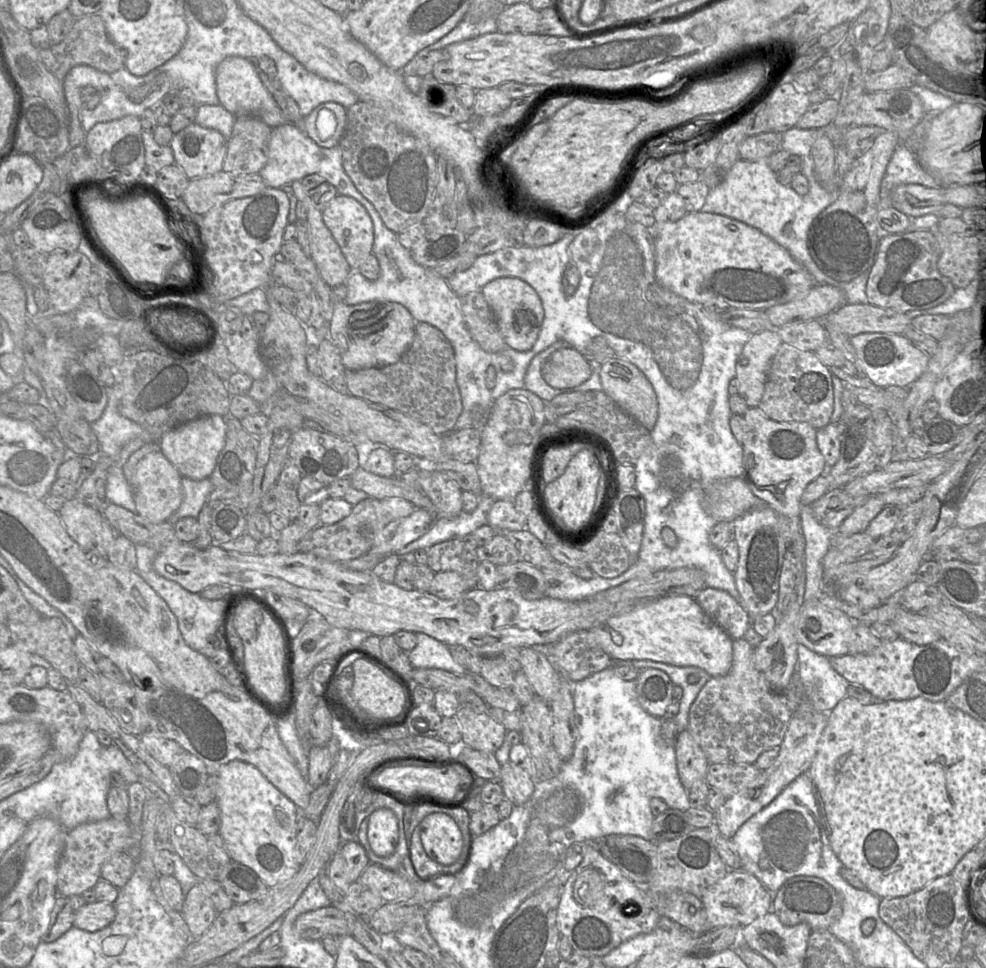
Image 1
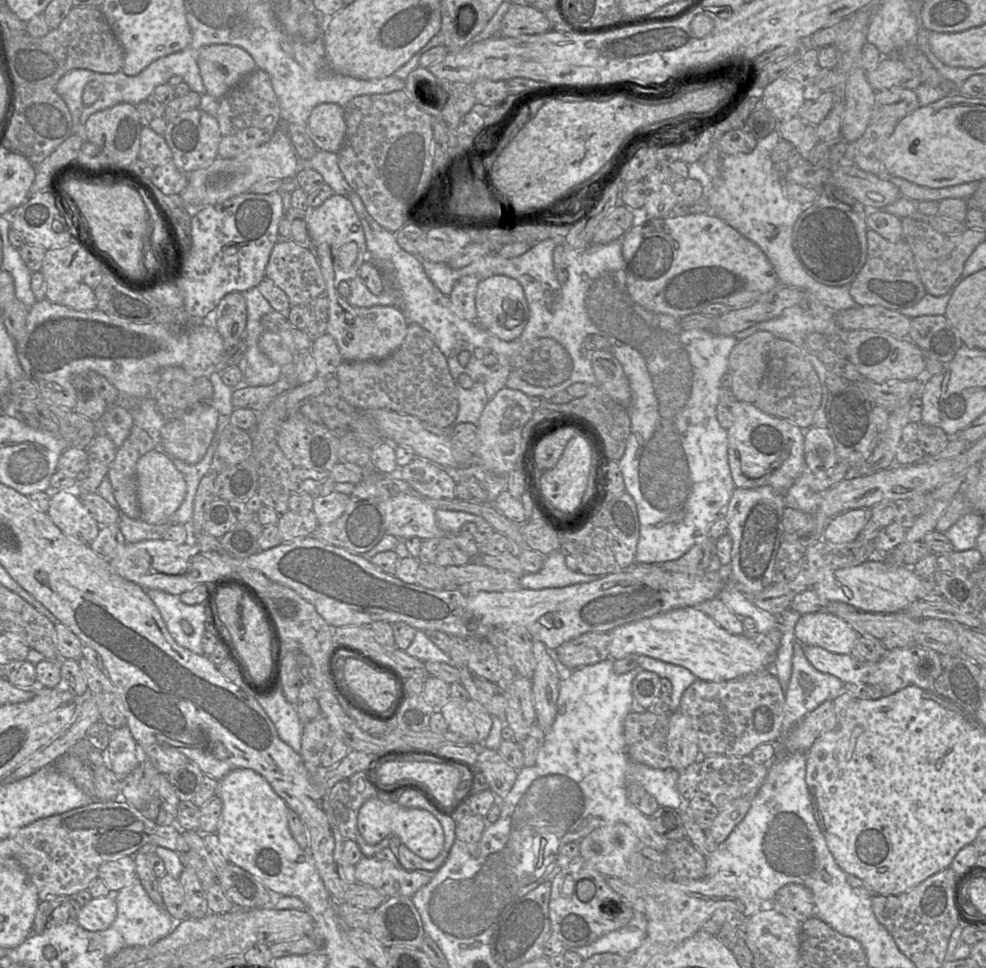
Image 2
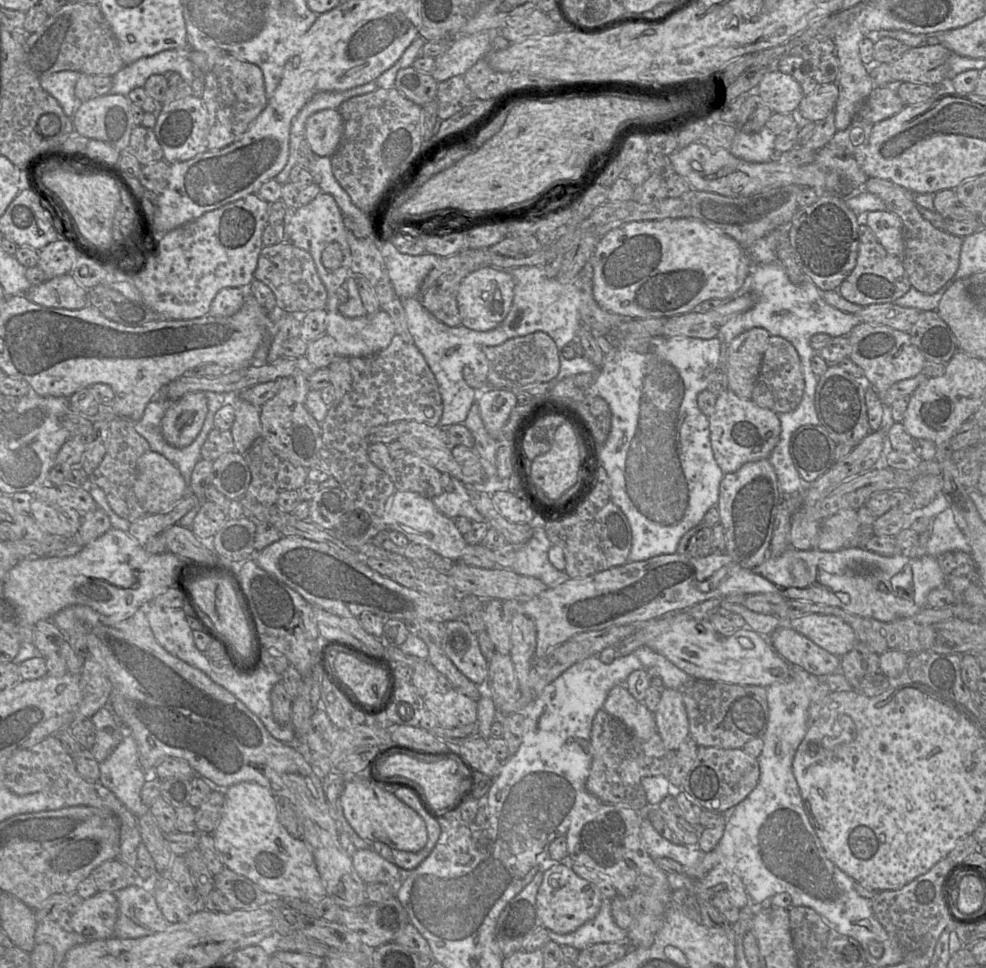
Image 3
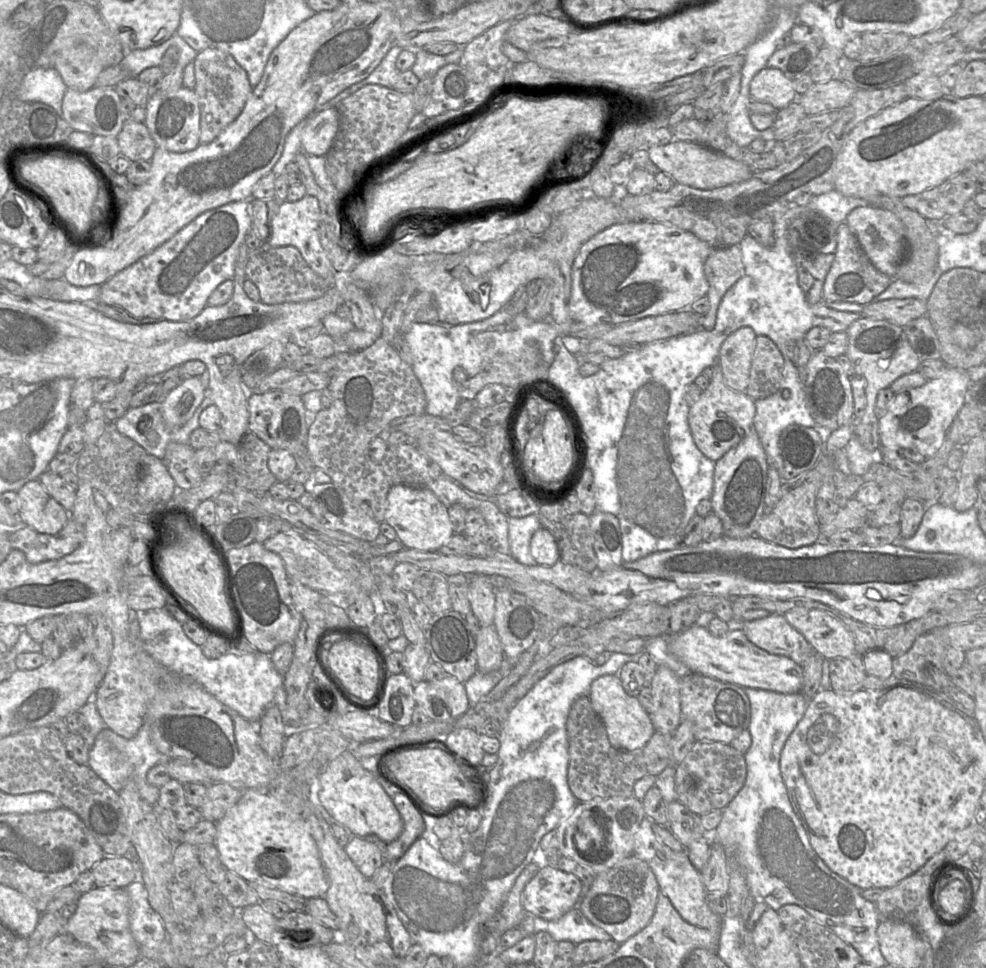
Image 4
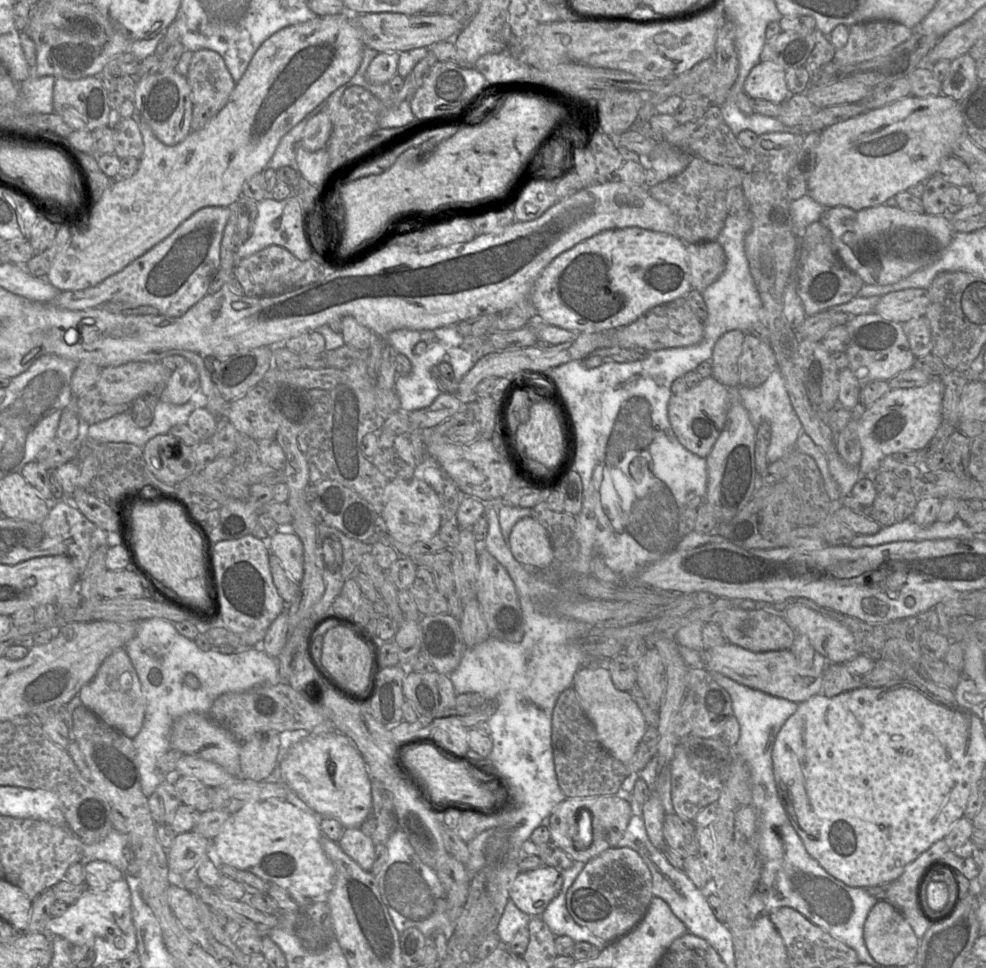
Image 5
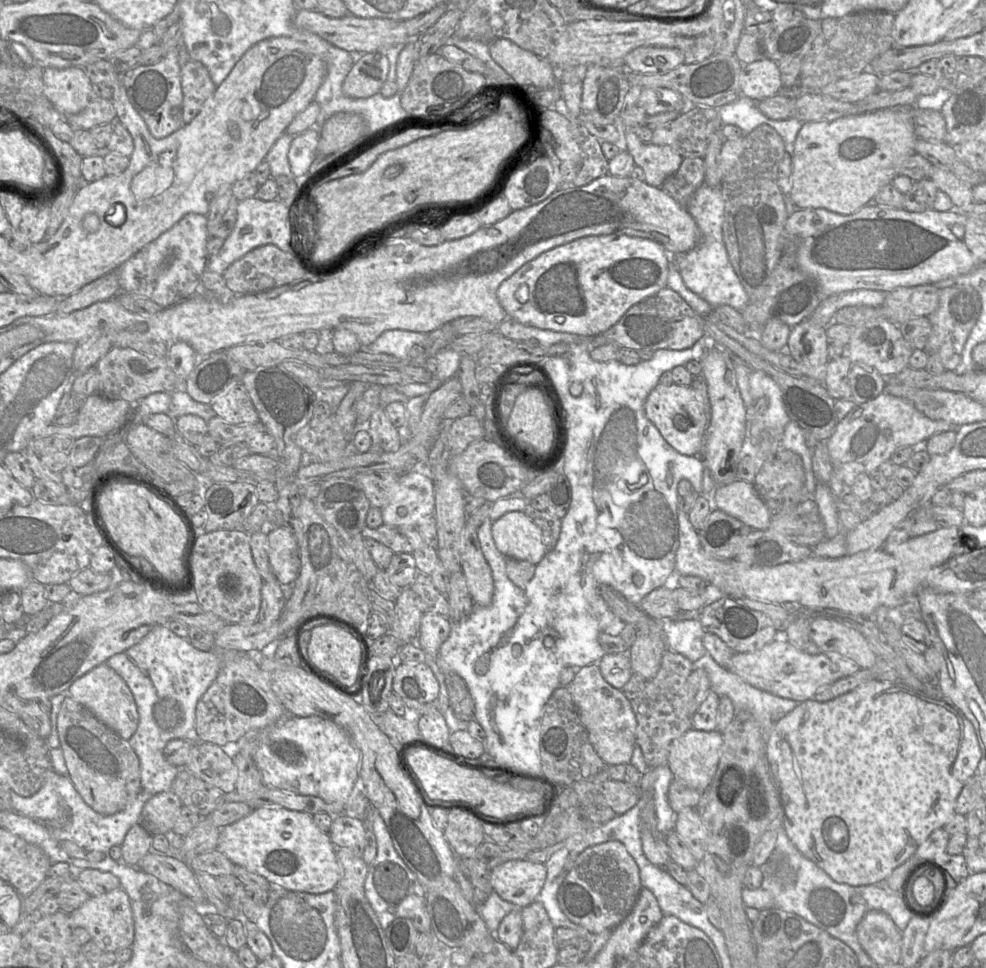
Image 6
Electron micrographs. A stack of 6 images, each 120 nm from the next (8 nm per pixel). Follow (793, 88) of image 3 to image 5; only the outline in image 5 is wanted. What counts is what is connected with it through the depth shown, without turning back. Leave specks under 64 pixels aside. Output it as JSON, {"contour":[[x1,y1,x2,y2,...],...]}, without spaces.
{"contour":[[760,61,749,72,744,82,744,92,753,100,783,103,790,96,785,70,775,64]]}

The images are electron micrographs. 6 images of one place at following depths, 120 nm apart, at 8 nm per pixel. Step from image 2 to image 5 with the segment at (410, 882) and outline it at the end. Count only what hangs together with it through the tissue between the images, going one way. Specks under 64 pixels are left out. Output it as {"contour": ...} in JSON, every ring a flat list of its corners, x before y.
{"contour":[[360,827,345,828,338,841,342,850,363,869,370,871,375,857,375,843]]}

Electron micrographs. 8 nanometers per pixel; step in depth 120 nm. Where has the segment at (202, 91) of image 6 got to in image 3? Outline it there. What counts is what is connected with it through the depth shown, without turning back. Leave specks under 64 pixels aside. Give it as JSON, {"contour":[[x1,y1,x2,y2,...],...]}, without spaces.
{"contour":[[225,54,204,77,201,96,208,114,208,150,219,150,235,142,255,121,268,103,260,67]]}

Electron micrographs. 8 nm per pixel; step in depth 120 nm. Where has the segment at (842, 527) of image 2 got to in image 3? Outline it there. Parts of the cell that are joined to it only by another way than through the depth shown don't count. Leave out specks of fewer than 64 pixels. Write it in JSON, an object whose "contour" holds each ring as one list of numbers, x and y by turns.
{"contour":[[843,509,822,522,816,549,835,552,848,547,859,531,856,510]]}

